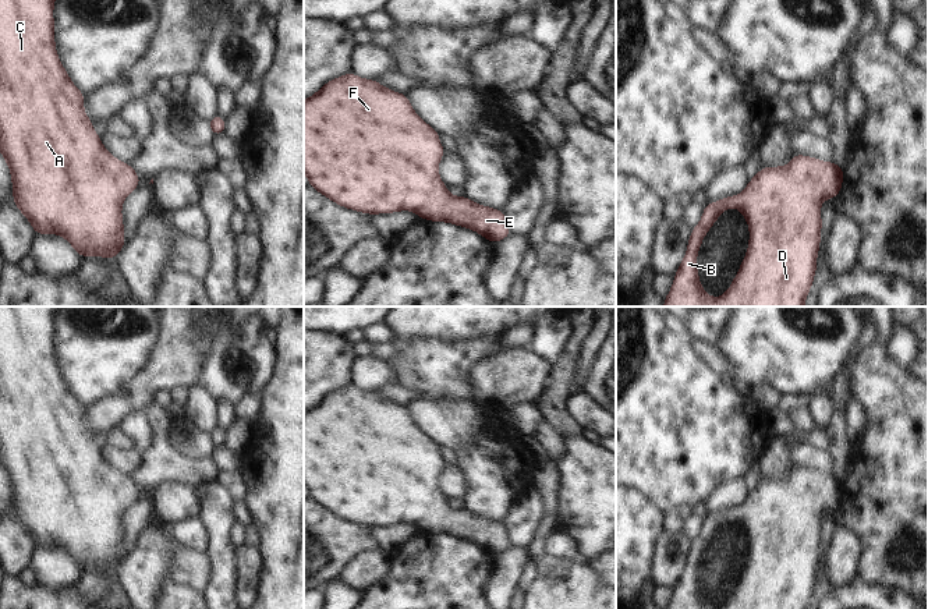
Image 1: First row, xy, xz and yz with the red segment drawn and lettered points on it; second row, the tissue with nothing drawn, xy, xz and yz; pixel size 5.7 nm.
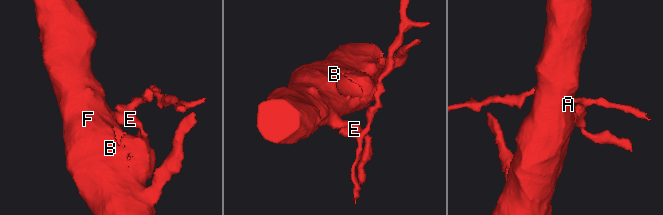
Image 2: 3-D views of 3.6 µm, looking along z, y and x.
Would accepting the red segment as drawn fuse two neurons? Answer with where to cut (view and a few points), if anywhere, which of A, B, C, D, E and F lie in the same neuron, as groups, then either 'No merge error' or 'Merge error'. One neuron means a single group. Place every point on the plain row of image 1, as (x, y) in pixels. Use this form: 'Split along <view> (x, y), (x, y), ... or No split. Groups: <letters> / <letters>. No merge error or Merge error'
No split. Groups: A B C D E F. No merge error

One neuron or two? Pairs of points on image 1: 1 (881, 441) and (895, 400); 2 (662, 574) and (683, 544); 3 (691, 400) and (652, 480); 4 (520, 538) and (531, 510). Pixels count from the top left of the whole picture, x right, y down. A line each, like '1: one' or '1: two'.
1: one
2: one
3: one
4: one

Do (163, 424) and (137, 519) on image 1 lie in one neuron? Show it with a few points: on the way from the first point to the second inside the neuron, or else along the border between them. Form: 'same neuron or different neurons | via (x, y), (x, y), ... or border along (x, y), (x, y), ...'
same neuron | via (160, 448), (160, 463), (147, 477), (144, 495)

